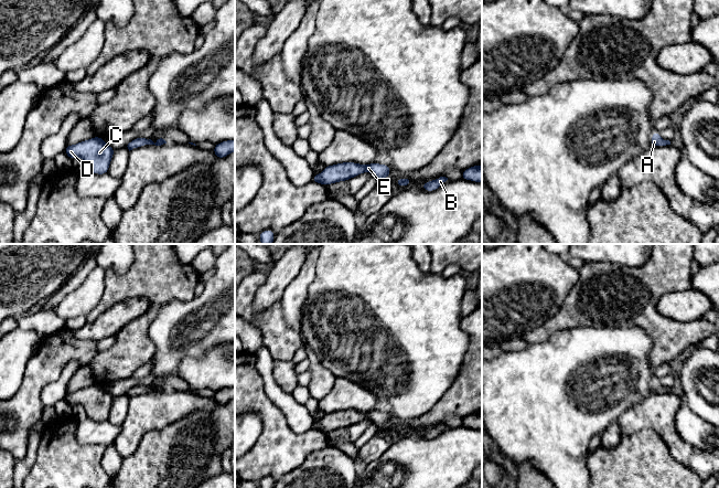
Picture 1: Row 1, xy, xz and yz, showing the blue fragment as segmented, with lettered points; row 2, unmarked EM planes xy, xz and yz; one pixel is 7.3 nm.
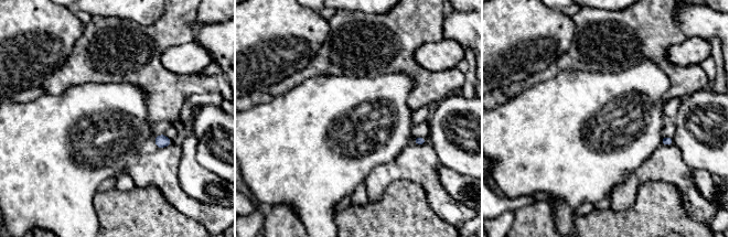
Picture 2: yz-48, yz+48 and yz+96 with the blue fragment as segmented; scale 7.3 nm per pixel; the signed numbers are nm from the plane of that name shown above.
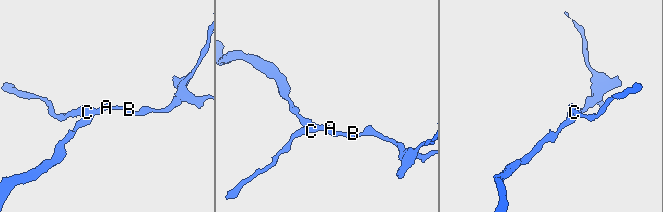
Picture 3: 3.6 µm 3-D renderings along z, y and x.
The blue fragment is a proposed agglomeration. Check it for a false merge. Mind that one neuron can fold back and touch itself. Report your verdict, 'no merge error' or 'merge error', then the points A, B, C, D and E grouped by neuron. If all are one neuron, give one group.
no merge error | A B C D E

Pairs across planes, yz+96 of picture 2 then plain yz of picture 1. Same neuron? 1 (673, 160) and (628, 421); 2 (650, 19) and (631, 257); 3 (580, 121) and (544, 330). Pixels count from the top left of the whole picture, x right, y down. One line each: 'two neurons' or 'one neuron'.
1: one neuron
2: two neurons
3: two neurons

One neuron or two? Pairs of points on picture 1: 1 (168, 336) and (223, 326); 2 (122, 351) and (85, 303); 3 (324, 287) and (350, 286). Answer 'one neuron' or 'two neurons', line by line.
1: one neuron
2: two neurons
3: one neuron

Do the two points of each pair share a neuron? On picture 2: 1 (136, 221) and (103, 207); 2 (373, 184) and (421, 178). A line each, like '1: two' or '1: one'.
1: one
2: one

